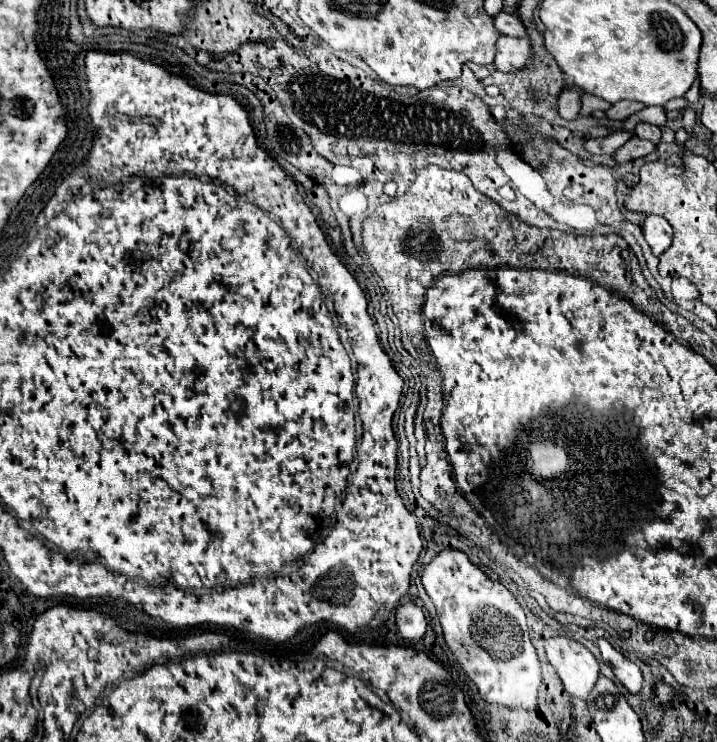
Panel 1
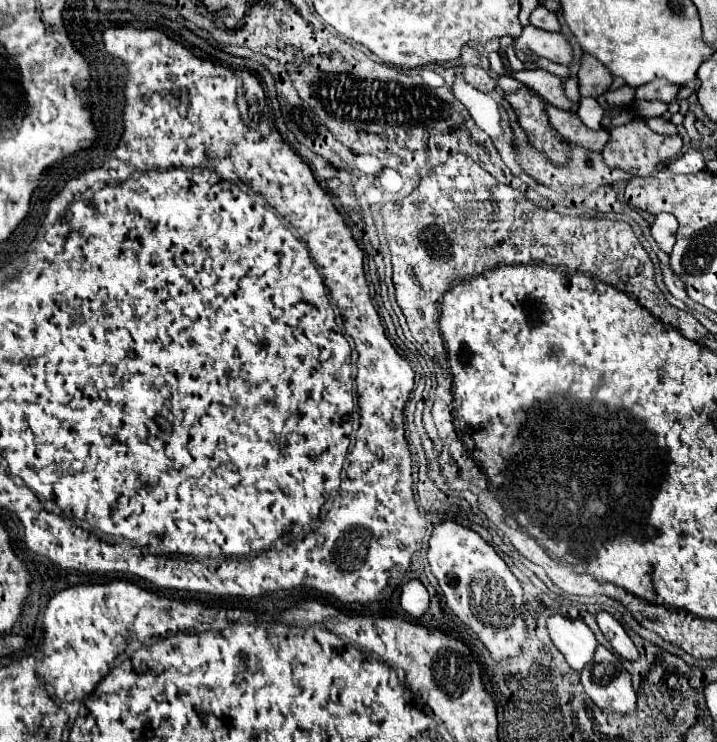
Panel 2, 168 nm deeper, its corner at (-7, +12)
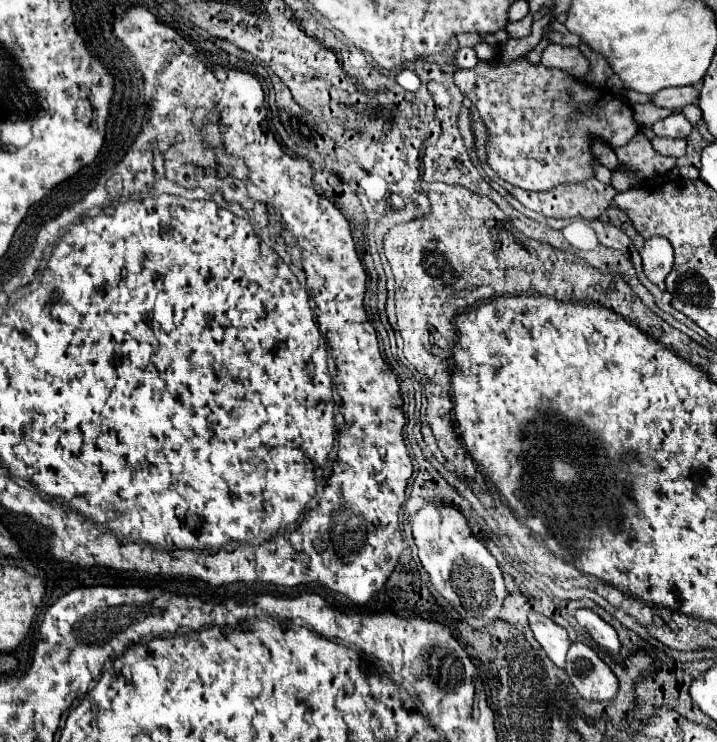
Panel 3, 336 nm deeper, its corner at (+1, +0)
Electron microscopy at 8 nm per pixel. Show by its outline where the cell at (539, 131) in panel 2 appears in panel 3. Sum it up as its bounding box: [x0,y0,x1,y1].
[454,56,640,192]

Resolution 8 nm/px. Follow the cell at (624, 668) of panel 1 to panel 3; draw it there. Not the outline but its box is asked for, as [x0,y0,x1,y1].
[574,608,620,654]

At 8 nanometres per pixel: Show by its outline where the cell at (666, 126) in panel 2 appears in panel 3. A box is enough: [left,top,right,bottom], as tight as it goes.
[652,136,686,158]

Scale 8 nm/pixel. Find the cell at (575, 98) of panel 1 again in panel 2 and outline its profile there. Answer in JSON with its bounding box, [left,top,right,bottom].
[578,54,612,98]

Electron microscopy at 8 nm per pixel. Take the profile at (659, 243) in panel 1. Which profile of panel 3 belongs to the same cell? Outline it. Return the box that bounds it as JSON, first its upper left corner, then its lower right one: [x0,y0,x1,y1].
[640,236,674,284]

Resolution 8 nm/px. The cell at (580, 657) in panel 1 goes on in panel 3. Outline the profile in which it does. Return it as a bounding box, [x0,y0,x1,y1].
[528,612,570,668]

